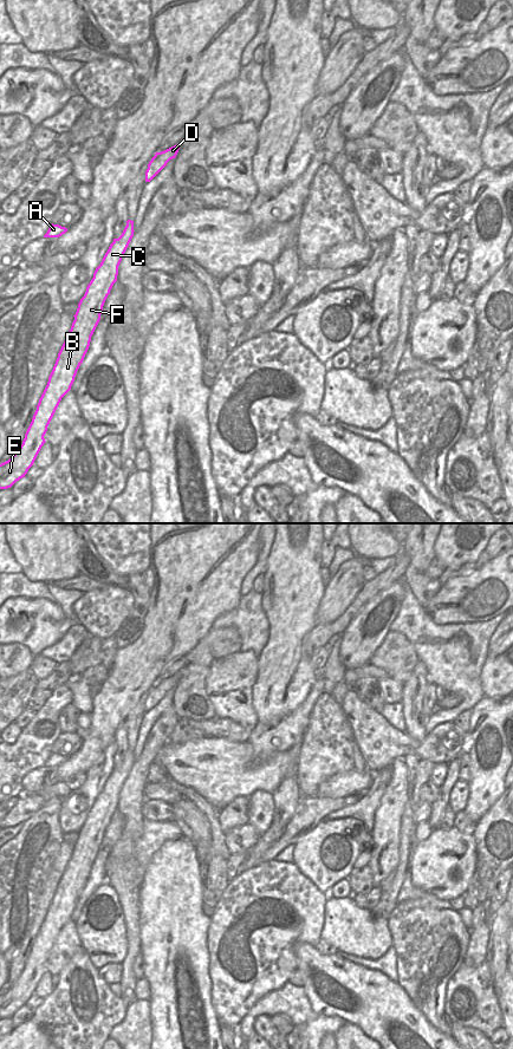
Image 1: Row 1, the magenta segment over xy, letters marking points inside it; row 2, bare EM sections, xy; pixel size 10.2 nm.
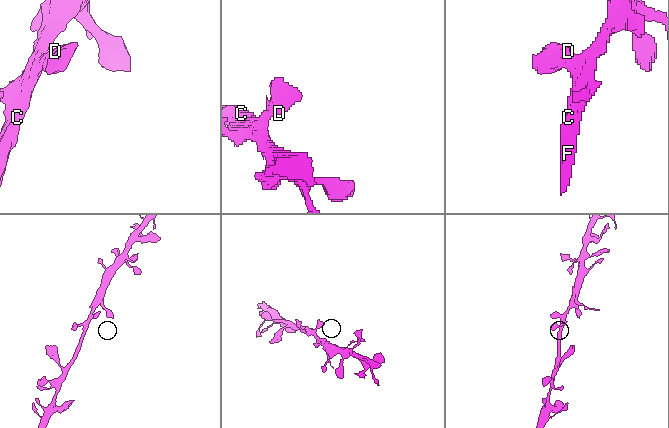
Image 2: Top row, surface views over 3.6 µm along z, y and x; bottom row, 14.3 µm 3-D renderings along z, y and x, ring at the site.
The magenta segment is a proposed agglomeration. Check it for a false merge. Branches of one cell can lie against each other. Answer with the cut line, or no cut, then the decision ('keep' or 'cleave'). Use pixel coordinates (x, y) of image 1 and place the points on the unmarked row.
no cut; keep

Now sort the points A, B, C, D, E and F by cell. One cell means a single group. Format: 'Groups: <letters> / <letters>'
Groups: A B C D E F.

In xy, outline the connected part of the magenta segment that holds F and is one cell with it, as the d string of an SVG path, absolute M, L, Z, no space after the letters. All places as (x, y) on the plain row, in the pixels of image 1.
M128 749L122 764L113 768L100 794L96 797L78 833L71 859L58 882L22 973L8 990L0 993L0 1018L11 1017L25 1006L46 971L44 965L47 956L61 927L71 919L77 900L89 879L91 866L100 849L104 832L117 810L118 795L134 761L134 750Z

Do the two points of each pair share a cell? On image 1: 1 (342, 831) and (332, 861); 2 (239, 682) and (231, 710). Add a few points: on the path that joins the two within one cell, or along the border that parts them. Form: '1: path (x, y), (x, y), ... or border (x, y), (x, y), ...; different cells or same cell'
1: path (332, 834), (325, 838), (326, 852); same cell
2: path (232, 688), (229, 690), (231, 703); same cell

